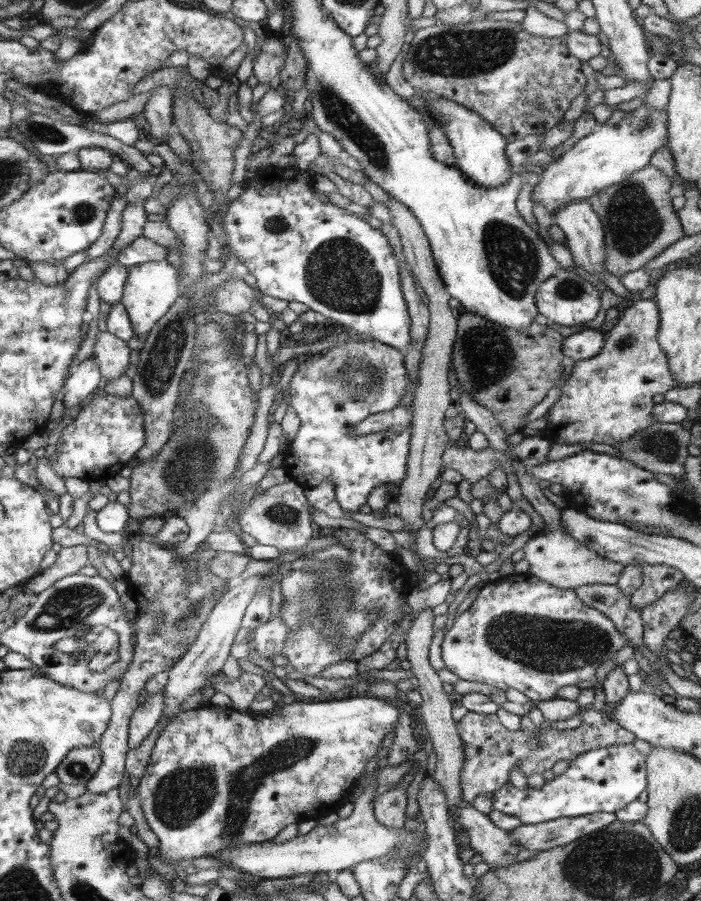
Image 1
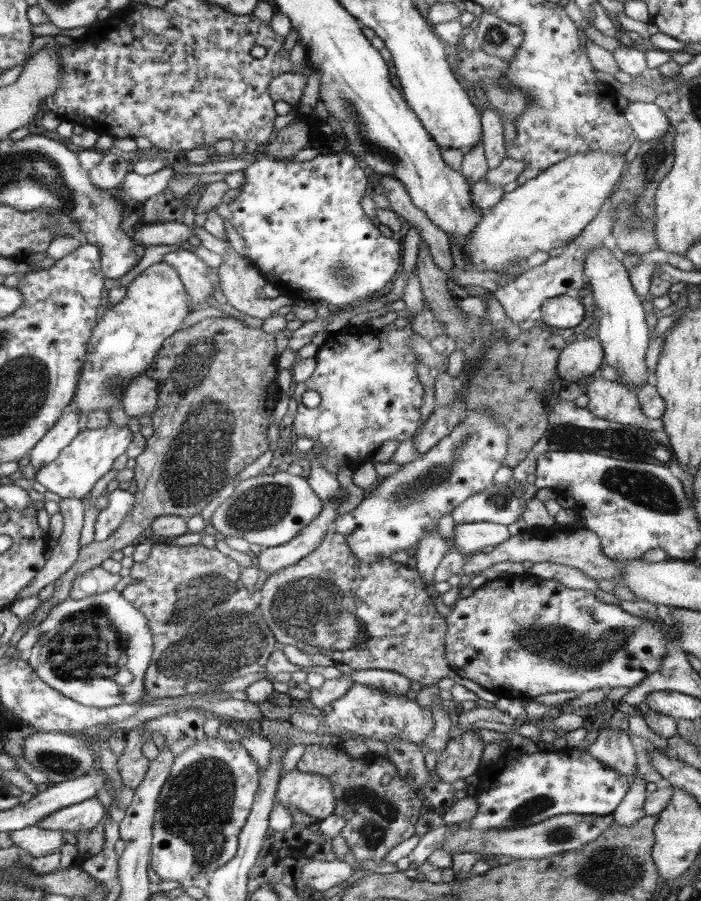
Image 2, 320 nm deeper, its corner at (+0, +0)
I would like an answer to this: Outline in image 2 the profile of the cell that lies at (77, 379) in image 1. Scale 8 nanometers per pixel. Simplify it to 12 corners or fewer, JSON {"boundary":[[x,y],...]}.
{"boundary":[[75,404],[32,450],[38,471],[60,456],[81,432]]}

